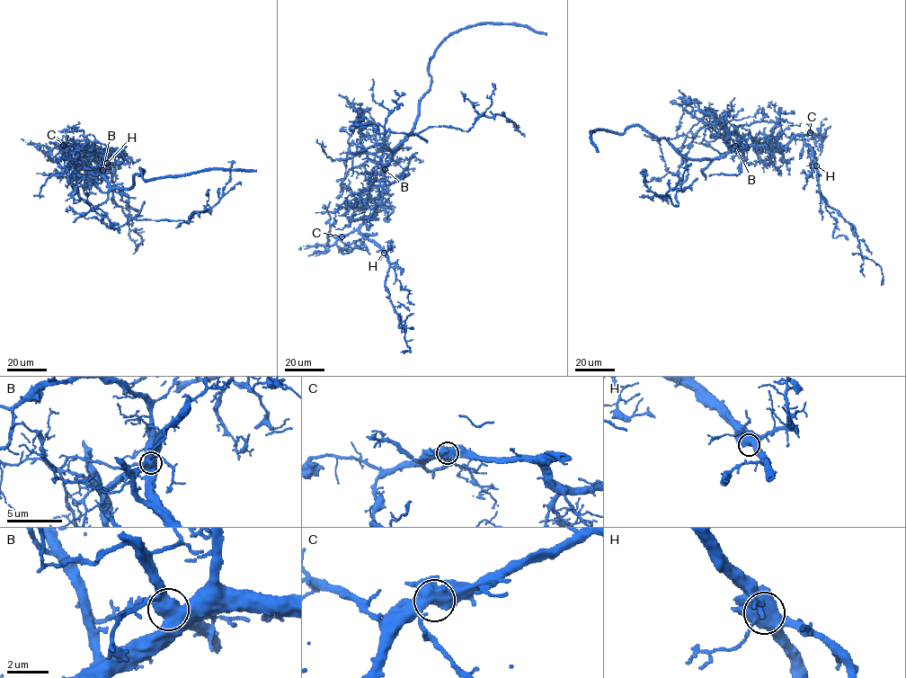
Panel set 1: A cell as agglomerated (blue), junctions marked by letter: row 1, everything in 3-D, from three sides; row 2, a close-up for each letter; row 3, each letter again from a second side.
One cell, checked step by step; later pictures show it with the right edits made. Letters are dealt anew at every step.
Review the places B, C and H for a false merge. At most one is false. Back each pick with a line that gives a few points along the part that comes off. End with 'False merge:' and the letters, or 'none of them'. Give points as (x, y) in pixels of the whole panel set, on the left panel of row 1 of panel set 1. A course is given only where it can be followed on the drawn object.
B: (103, 169), (64, 163), (74, 191), (119, 227), (131, 219), (186, 222), (208, 210), (230, 179), (228, 162)
False merge: B

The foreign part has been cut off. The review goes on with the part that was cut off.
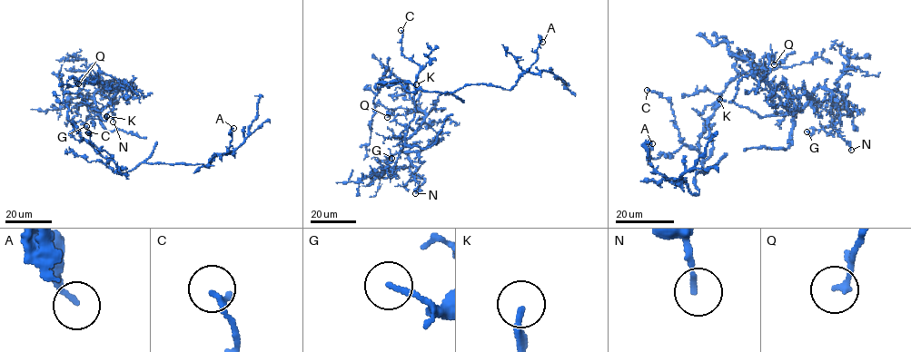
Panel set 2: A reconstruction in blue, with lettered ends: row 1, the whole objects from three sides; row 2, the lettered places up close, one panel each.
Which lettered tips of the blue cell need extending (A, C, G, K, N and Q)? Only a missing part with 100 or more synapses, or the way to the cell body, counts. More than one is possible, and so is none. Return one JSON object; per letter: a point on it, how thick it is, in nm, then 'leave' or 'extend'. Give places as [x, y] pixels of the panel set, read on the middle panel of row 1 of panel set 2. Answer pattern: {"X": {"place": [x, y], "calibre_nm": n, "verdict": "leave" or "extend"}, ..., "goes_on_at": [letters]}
{"A": {"place": [542, 42], "calibre_nm": 190, "verdict": "leave"}, "C": {"place": [401, 30], "calibre_nm": 190, "verdict": "leave"}, "G": {"place": [391, 158], "calibre_nm": 160, "verdict": "leave"}, "K": {"place": [416, 84], "calibre_nm": 220, "verdict": "extend"}, "N": {"place": [415, 193], "calibre_nm": 140, "verdict": "leave"}, "Q": {"place": [387, 117], "calibre_nm": 190, "verdict": "leave"}, "goes_on_at": ["K"]}

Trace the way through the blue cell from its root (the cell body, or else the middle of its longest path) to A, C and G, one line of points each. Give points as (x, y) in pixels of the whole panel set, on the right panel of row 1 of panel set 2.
A: (711, 117), (712, 151), (708, 171), (694, 179), (698, 195), (653, 169), (652, 143)
C: (711, 117), (708, 127), (712, 151), (705, 160), (698, 151), (683, 143), (671, 103), (647, 90)
G: (711, 117), (728, 83), (755, 63), (772, 106), (797, 112), (812, 101), (832, 101), (836, 132), (807, 132)

